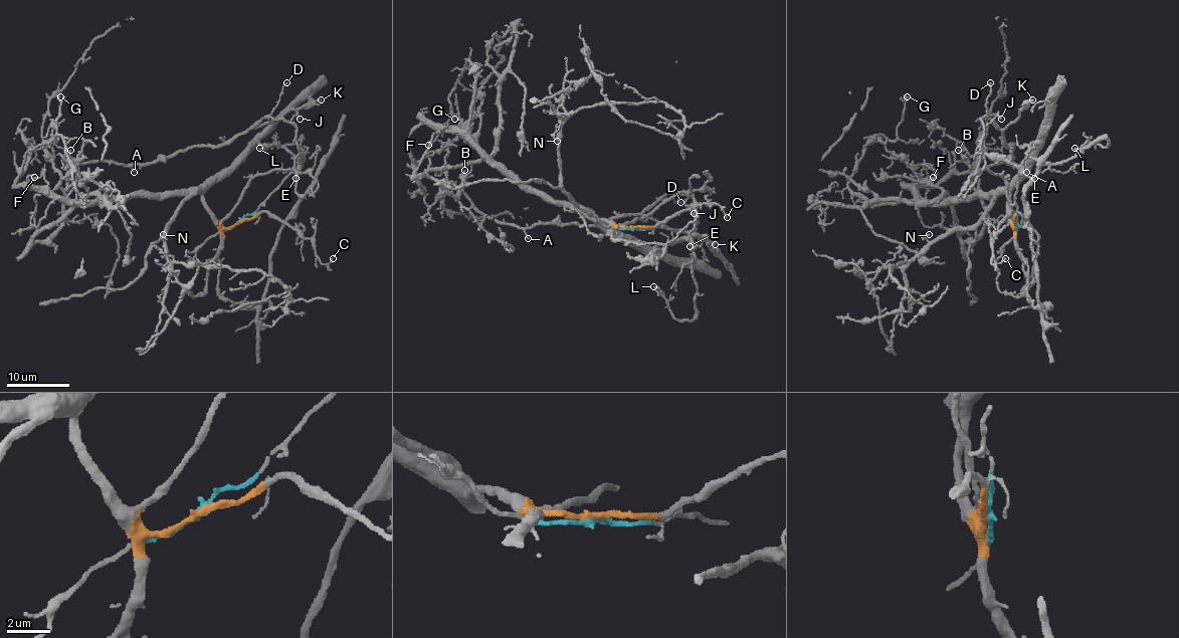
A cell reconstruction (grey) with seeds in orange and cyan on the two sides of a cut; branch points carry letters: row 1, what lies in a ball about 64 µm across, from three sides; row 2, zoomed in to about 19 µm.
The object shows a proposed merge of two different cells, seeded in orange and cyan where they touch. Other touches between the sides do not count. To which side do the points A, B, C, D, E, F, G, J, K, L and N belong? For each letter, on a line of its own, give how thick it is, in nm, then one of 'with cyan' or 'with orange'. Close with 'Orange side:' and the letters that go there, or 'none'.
A: calibre 150 nm; with cyan
B: calibre 120 nm; with cyan
C: calibre 130 nm; with orange
D: calibre 140 nm; with cyan
E: calibre 120 nm; with cyan
F: calibre 140 nm; with orange
G: calibre 240 nm; with orange
J: calibre 120 nm; with cyan
K: calibre 240 nm; with cyan
L: calibre 220 nm; with orange
N: calibre 90 nm; with orange
Orange side: C, F, G, L, N

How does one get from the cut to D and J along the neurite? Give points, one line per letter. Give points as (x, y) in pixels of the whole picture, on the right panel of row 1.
D: (1015, 223), (1018, 171), (1004, 161), (995, 161), (981, 146), (984, 128), (981, 120), (985, 115), (990, 83)
J: (1015, 223), (1018, 171), (1004, 161), (995, 161), (981, 146), (984, 128), (996, 115), (1001, 118)

